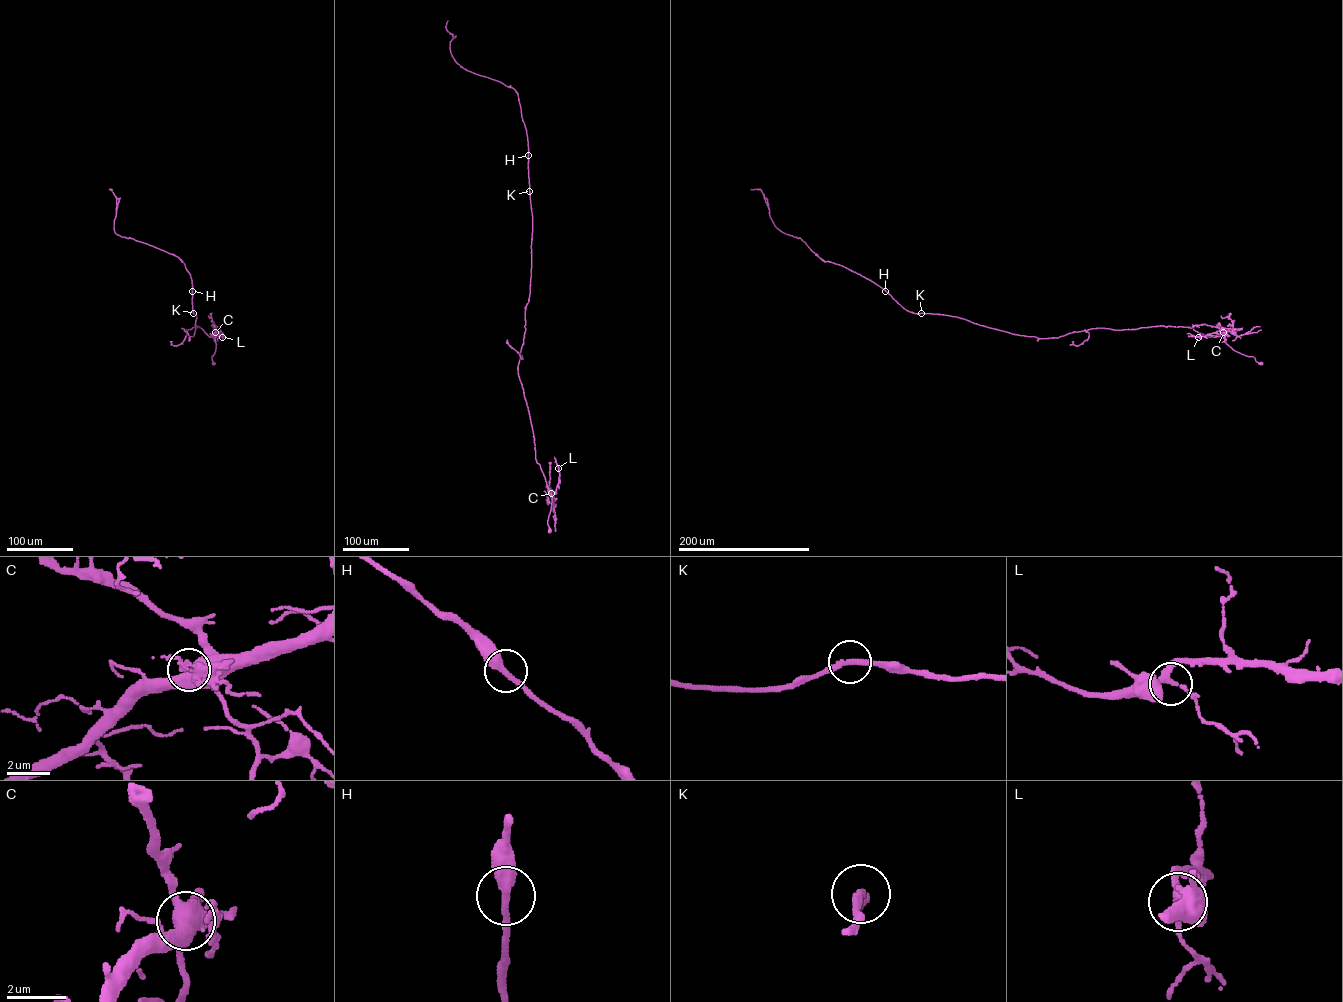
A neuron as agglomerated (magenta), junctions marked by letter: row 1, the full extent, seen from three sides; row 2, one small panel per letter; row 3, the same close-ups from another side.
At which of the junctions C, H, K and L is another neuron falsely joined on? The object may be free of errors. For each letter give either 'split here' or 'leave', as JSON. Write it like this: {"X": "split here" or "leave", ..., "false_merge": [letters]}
{"C": "leave", "H": "leave", "K": "leave", "L": "leave", "false_merge": []}

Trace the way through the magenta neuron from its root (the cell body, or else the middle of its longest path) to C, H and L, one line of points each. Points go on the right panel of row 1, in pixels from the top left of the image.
C: (1261, 364), (1253, 356), (1233, 350), (1224, 342), (1223, 332)
H: (1261, 364), (1233, 350), (1224, 333), (1160, 325), (1039, 338), (912, 313), (885, 291)
L: (1261, 364), (1226, 344), (1224, 333), (1227, 329), (1198, 337)

